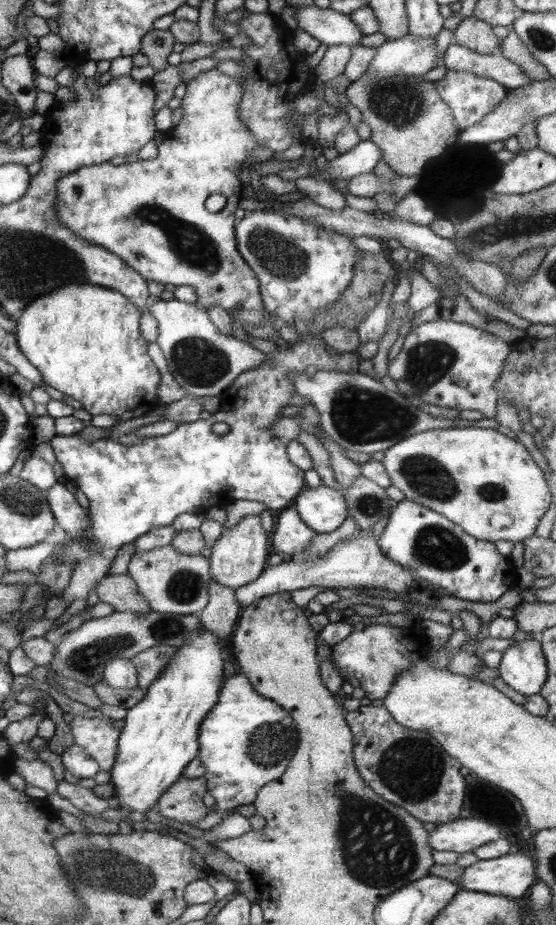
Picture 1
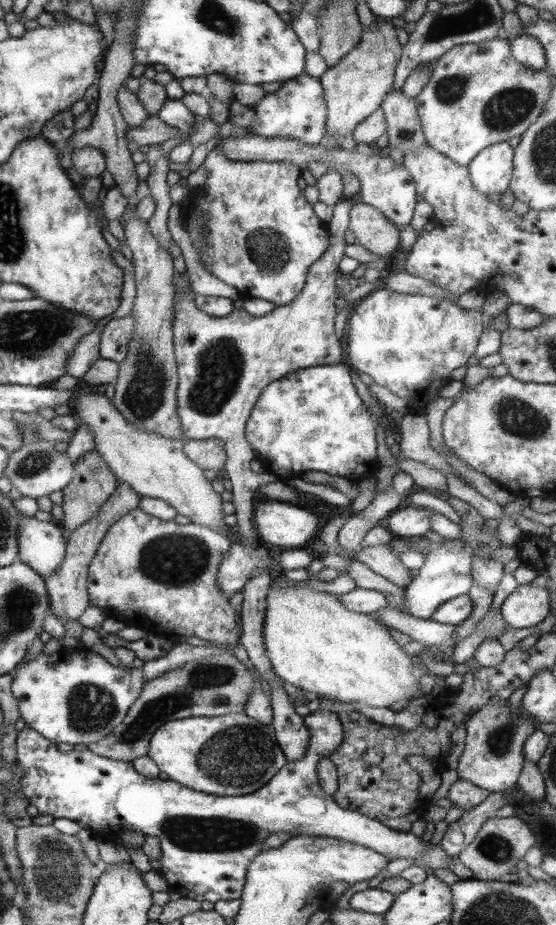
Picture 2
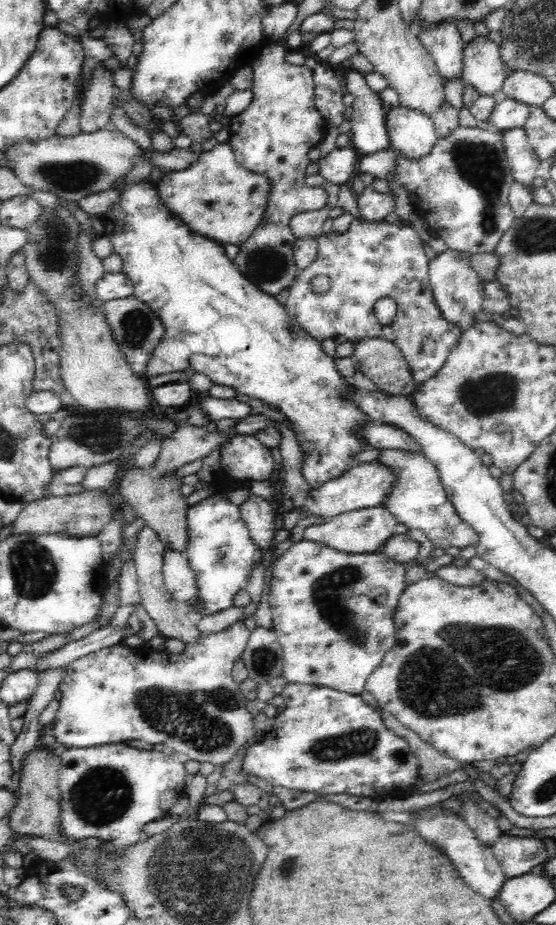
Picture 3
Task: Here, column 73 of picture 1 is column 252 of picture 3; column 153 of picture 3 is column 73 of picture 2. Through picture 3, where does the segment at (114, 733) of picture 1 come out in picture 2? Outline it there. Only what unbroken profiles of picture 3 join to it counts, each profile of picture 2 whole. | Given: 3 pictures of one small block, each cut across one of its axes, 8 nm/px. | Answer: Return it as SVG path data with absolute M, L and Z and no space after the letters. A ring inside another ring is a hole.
M181 643L159 659L146 661L141 668L122 669L85 647L38 654L24 660L14 671L11 690L18 702L20 717L33 730L55 743L66 742L83 748L96 744L121 725L144 685L152 678L184 666L188 662L234 653L214 646Z

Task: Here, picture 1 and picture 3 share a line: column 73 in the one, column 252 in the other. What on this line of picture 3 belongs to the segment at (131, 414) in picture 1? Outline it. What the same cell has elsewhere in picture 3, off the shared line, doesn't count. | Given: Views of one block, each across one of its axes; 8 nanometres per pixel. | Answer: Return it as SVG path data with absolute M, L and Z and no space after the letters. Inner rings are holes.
M124 175L114 187L124 187L119 194L118 200L101 216L101 223L103 224L103 237L107 237L114 247L115 256L118 257L123 265L122 273L124 273L133 284L133 295L145 302L153 311L160 317L162 324L164 325L165 336L172 339L180 339L191 345L188 358L190 368L197 373L205 374L207 378L210 378L215 384L222 384L223 386L230 386L234 388L236 392L246 394L249 398L259 398L272 408L276 408L278 411L283 412L285 416L292 422L292 432L296 435L296 439L300 441L302 449L302 474L304 479L310 484L311 487L320 486L323 482L329 481L335 476L341 475L346 472L352 465L354 465L353 458L356 453L367 449L367 442L359 434L359 430L370 421L369 418L356 406L356 403L351 399L351 390L354 386L350 385L338 372L334 359L328 356L322 348L321 341L312 338L306 331L298 328L287 313L283 300L279 297L274 297L263 290L260 290L255 284L252 284L242 271L238 269L238 266L234 264L234 261L226 255L224 246L207 238L201 236L196 232L191 232L190 229L184 224L184 221L180 221L178 216L174 215L172 211L168 210L168 207L164 205L162 199L158 196L157 184L154 182L147 182L146 179L140 180L140 182L130 182L125 184L127 175Z

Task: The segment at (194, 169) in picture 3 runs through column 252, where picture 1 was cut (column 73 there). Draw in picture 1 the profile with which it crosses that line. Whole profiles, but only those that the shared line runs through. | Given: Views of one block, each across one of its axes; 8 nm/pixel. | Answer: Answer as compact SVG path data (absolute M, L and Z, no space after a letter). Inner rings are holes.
M212 68L206 72L201 72L196 78L186 82L186 94L182 98L182 104L180 108L182 112L182 120L177 126L172 129L172 137L168 140L164 140L162 144L158 144L158 156L151 160L138 160L138 162L125 163L120 166L113 166L110 163L103 163L100 165L84 166L78 172L74 172L66 175L62 179L58 179L56 184L57 189L57 215L63 222L64 226L67 226L72 231L74 236L78 238L84 238L86 242L90 244L98 245L100 248L106 248L108 252L122 258L124 262L128 263L138 274L141 274L147 281L156 280L163 285L174 284L188 285L194 288L196 296L198 297L198 304L205 309L208 307L222 307L226 309L229 314L234 312L237 314L236 329L238 333L243 334L243 323L246 324L264 324L263 311L264 303L260 294L259 281L254 274L254 271L246 264L246 261L238 252L238 243L236 243L235 224L236 218L234 212L238 208L238 202L241 199L242 190L244 185L241 183L239 173L242 171L242 164L245 158L250 157L253 149L258 146L254 137L248 127L242 123L240 119L240 98L242 98L242 88L236 82L234 77L230 77L224 73L220 73L216 69ZM211 194L222 194L227 198L227 203L221 211L216 213L209 212L204 205L206 198Z

